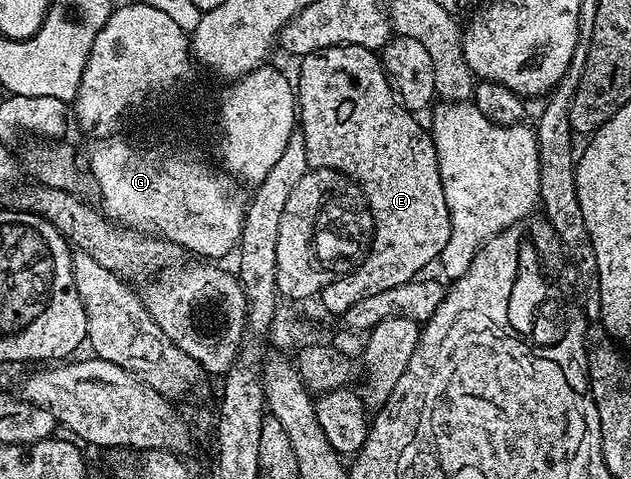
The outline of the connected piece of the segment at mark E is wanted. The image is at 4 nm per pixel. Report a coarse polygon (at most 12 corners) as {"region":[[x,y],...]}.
{"region":[[372,48],[300,57],[310,168],[361,188],[344,314],[418,279],[451,238],[433,137]]}

